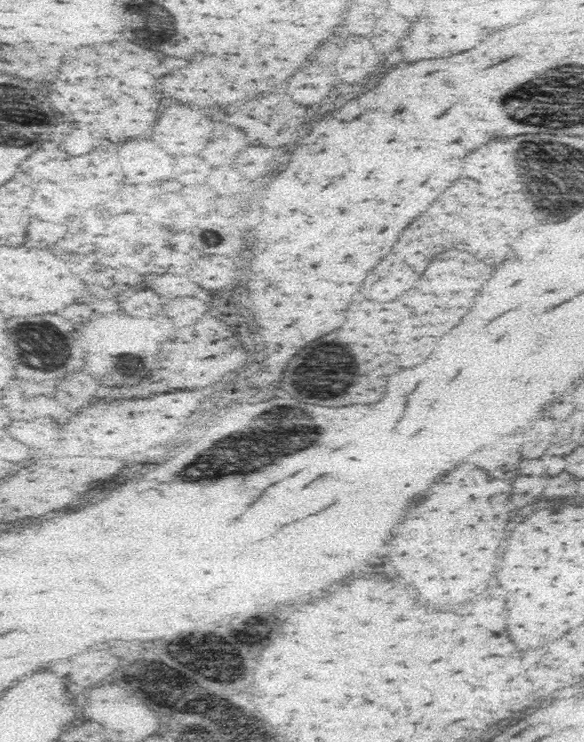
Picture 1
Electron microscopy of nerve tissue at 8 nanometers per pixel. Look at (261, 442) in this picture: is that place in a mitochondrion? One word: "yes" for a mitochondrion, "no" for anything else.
yes

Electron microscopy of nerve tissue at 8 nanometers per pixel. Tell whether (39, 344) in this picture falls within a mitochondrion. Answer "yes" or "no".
yes

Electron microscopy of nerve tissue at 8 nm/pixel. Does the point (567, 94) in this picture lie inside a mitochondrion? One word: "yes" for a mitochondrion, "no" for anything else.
yes

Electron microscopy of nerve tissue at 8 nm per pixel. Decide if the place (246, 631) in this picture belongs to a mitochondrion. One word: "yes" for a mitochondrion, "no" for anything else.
yes

